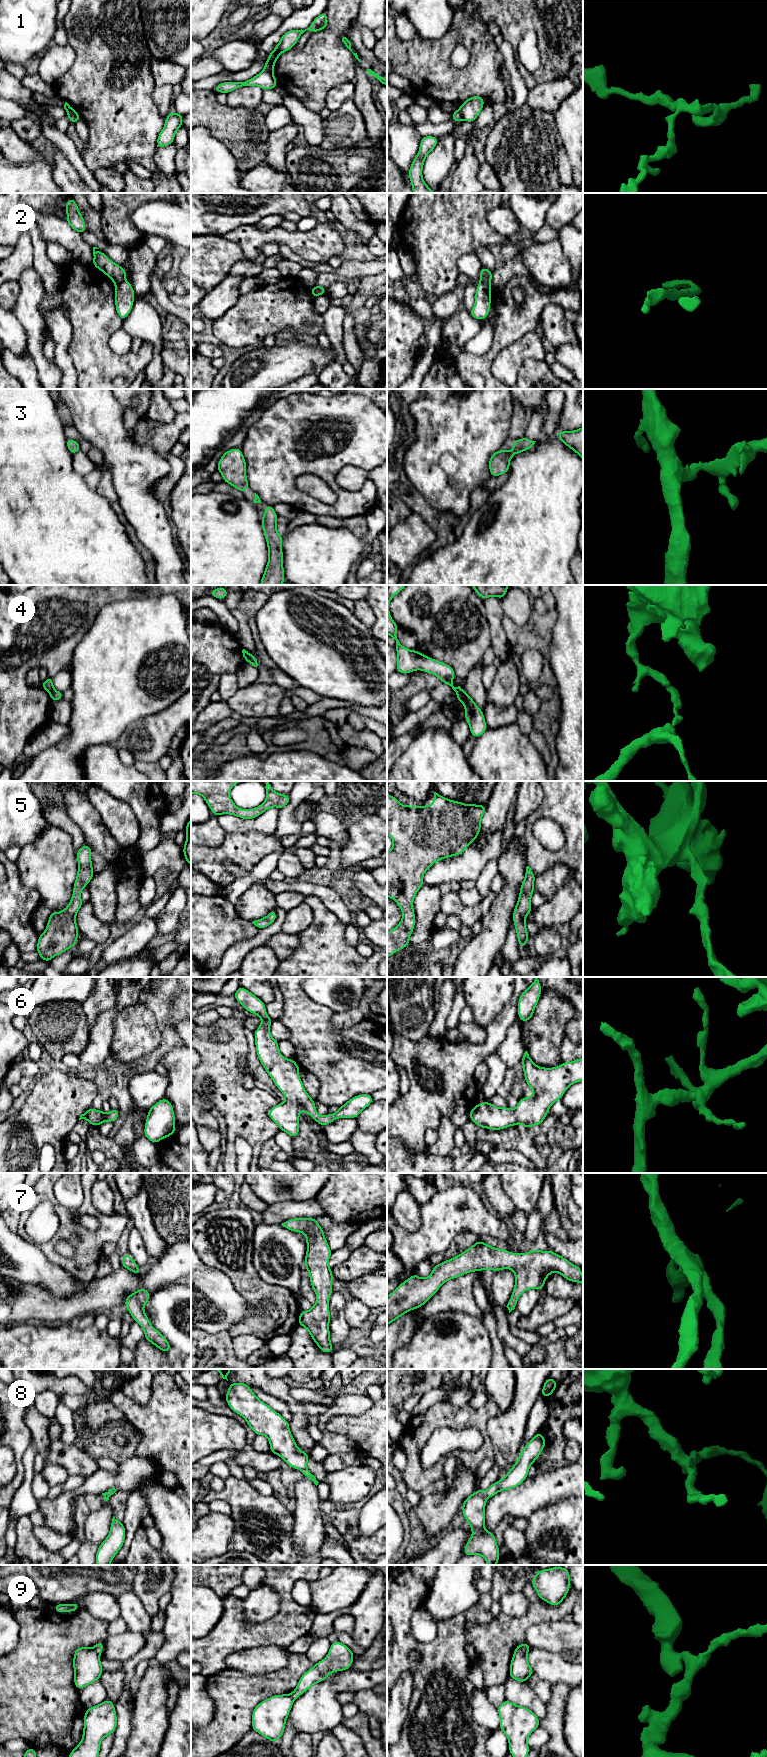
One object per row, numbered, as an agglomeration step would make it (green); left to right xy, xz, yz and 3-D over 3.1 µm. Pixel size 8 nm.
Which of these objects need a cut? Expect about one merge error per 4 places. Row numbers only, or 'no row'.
1, 2, 4, 9

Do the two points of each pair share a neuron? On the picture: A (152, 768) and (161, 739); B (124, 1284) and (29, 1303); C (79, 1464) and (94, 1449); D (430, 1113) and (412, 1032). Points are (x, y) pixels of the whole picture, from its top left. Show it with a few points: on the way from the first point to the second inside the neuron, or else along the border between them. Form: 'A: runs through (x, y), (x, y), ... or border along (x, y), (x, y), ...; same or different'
A: border along (136, 760), (157, 762); different
B: runs through (100, 1294), (78, 1305), (53, 1305); same
C: border along (77, 1442), (95, 1459); different
D: border along (397, 1034), (412, 1041), (419, 1041), (426, 1035); different

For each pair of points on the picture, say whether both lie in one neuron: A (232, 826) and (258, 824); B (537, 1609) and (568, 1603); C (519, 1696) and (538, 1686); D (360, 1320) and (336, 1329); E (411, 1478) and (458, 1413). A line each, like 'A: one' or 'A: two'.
A: one
B: one
C: two
D: two
E: one

